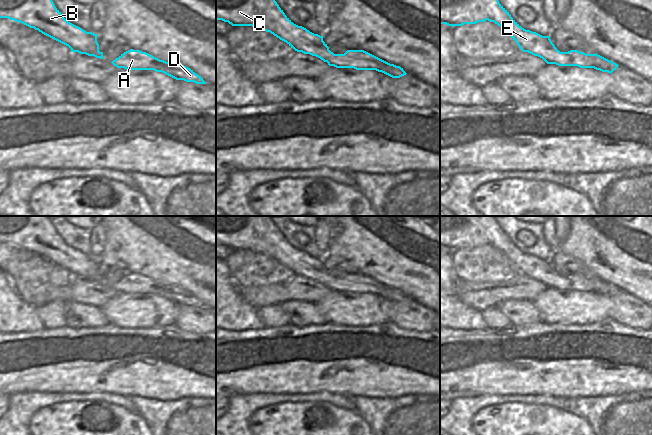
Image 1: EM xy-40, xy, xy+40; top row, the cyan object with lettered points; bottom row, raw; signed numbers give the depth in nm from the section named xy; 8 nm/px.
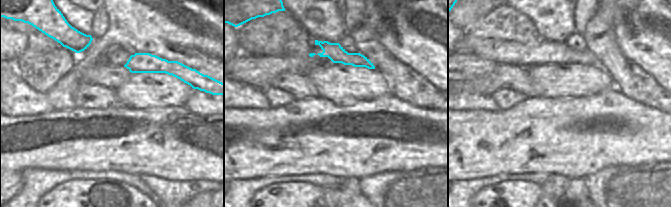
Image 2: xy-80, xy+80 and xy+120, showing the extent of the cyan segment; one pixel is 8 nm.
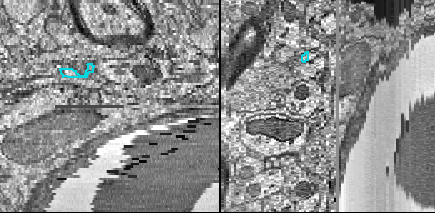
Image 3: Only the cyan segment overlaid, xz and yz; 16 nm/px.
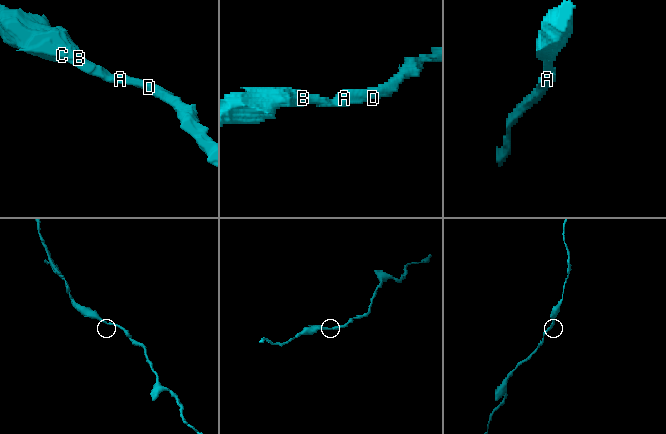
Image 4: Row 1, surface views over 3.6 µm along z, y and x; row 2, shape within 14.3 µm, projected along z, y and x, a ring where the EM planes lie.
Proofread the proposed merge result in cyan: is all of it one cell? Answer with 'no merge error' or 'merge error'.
no merge error

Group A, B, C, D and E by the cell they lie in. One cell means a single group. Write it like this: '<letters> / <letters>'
A B C D E

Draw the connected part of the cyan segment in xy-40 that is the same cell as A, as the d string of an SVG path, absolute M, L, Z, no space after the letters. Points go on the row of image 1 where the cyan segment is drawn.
M130 49L111 62L117 68L126 70L154 70L176 80L206 84L201 76L190 68L176 62L160 60L146 52Z

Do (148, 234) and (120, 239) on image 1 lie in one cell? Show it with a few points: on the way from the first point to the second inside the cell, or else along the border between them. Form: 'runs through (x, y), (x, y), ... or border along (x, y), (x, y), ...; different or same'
runs through (141, 234), (135, 234), (127, 239); same

